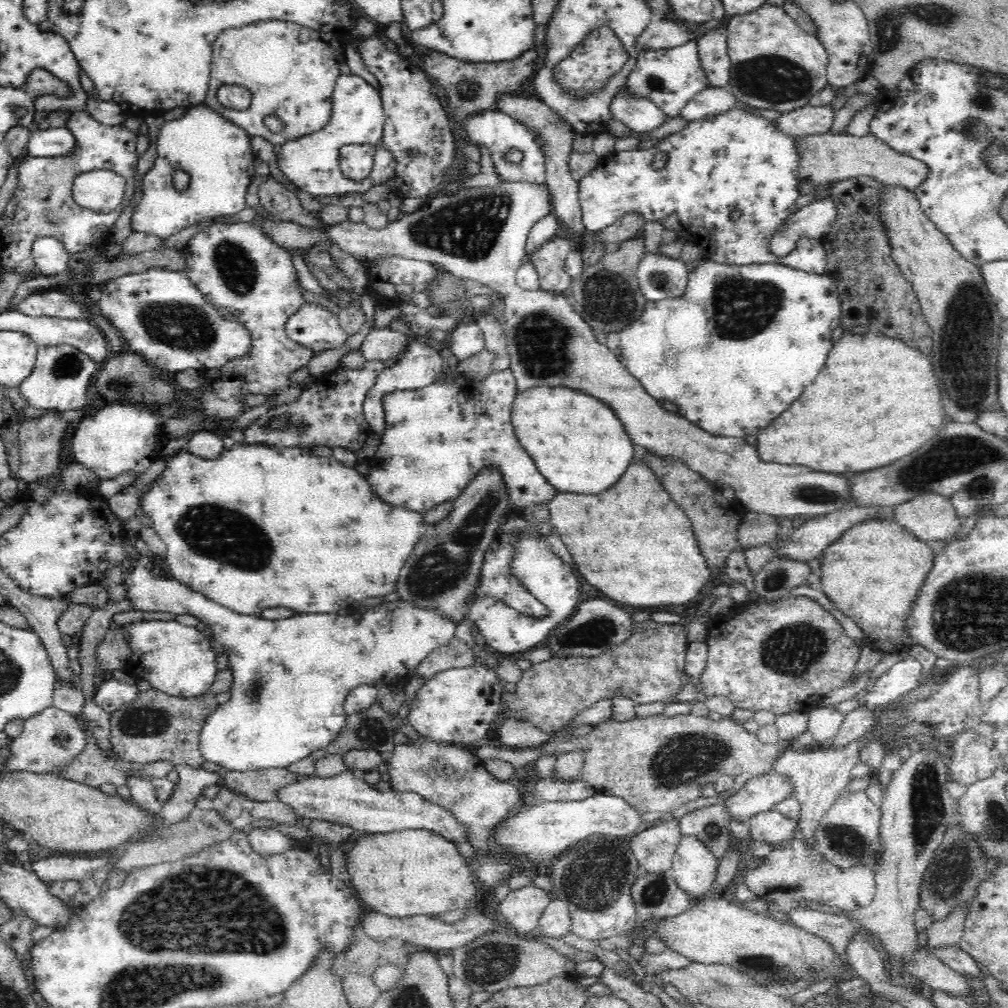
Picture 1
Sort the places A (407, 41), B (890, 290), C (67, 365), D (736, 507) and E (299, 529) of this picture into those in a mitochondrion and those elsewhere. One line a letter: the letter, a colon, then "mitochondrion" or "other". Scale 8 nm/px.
A: other
B: other
C: mitochondrion
D: other
E: other

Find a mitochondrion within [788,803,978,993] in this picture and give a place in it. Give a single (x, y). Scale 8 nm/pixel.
(952, 872)

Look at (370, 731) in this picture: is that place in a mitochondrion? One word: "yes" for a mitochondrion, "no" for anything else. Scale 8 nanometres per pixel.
yes

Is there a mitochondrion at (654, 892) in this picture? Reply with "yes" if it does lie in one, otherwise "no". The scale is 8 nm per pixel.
yes

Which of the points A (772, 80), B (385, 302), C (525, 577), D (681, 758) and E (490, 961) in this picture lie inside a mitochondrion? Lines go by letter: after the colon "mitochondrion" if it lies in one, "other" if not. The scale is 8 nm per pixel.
A: mitochondrion
B: other
C: other
D: mitochondrion
E: mitochondrion

